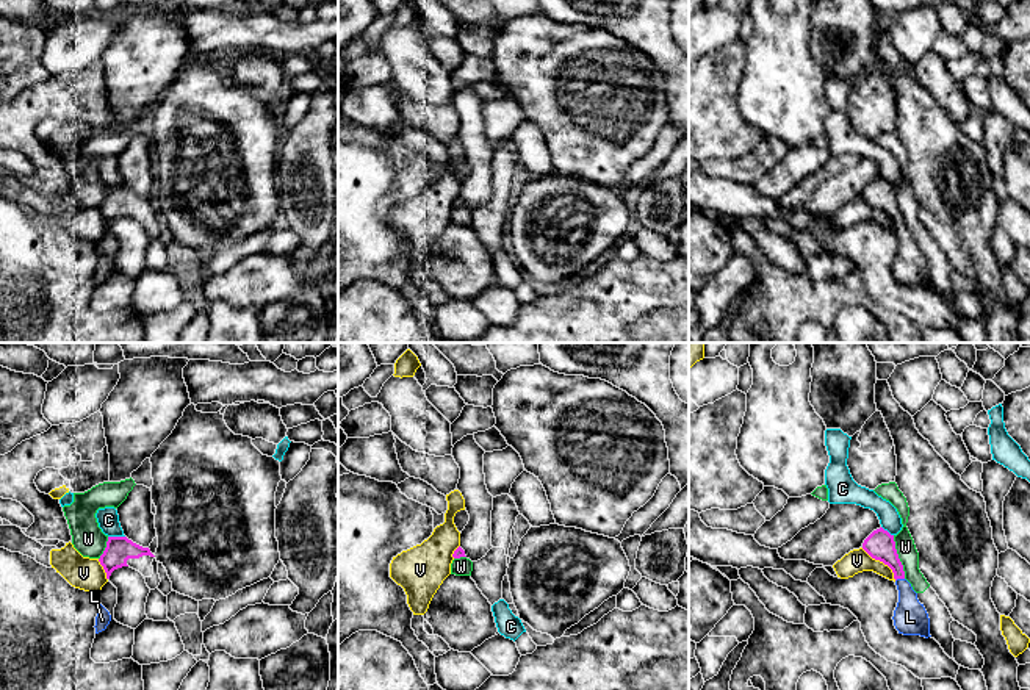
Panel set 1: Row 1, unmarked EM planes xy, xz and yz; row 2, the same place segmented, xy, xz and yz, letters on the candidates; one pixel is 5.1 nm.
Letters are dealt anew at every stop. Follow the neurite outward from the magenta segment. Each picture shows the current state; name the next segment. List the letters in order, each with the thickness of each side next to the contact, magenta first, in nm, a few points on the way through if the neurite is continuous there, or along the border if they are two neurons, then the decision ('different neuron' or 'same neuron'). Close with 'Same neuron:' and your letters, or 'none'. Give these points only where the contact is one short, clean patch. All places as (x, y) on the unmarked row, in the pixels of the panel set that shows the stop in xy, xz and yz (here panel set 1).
C: 140/110 nm | different neuron
L: 150/180 nm | across yz (880, 194), (896, 215), (899, 227), (905, 238), (910, 266) | same neuron
V: 150/120 nm | along yz (861, 197), (882, 210), (896, 229) | different neuron
W: 150/100 nm | different neuron
Same neuron: L

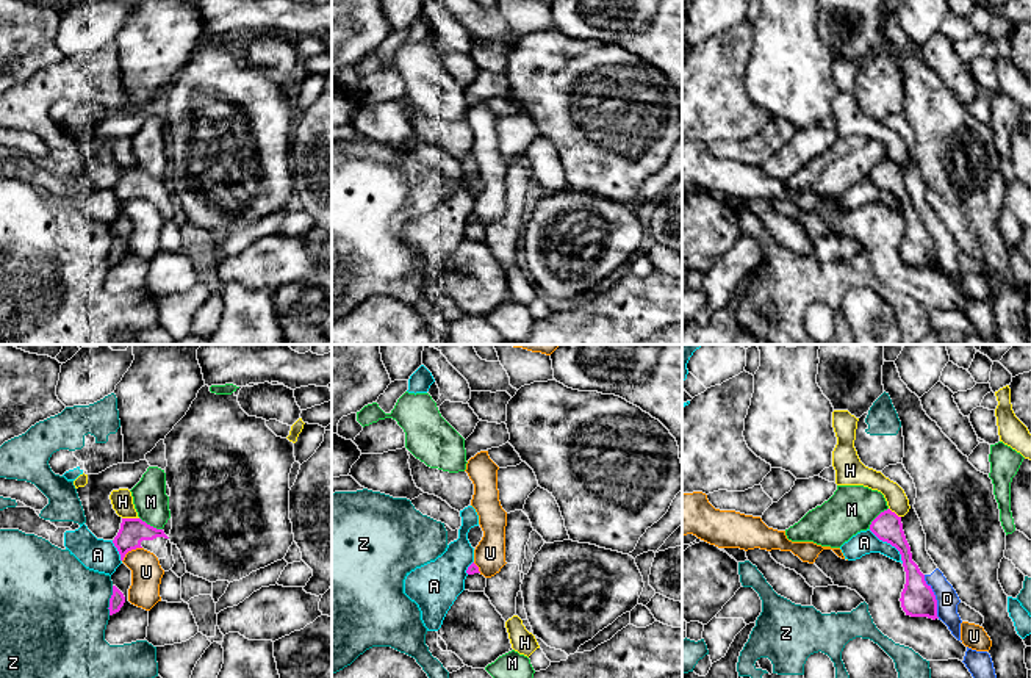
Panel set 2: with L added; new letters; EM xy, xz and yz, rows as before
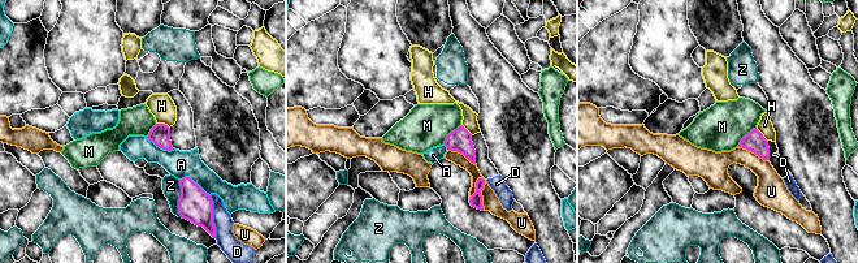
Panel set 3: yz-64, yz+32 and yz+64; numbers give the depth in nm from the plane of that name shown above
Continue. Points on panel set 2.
A: 150/120 nm | different neuron
D: 180/110 nm | different neuron
H: 140/110 nm | different neuron
M: 150/240 nm | along yz (887, 157), (869, 177) | different neuron
U: 140/160 nm | along xy (141, 196), (132, 198), (122, 210) | different neuron
Z: 80/460 nm | different neuron
Same neuron: none

